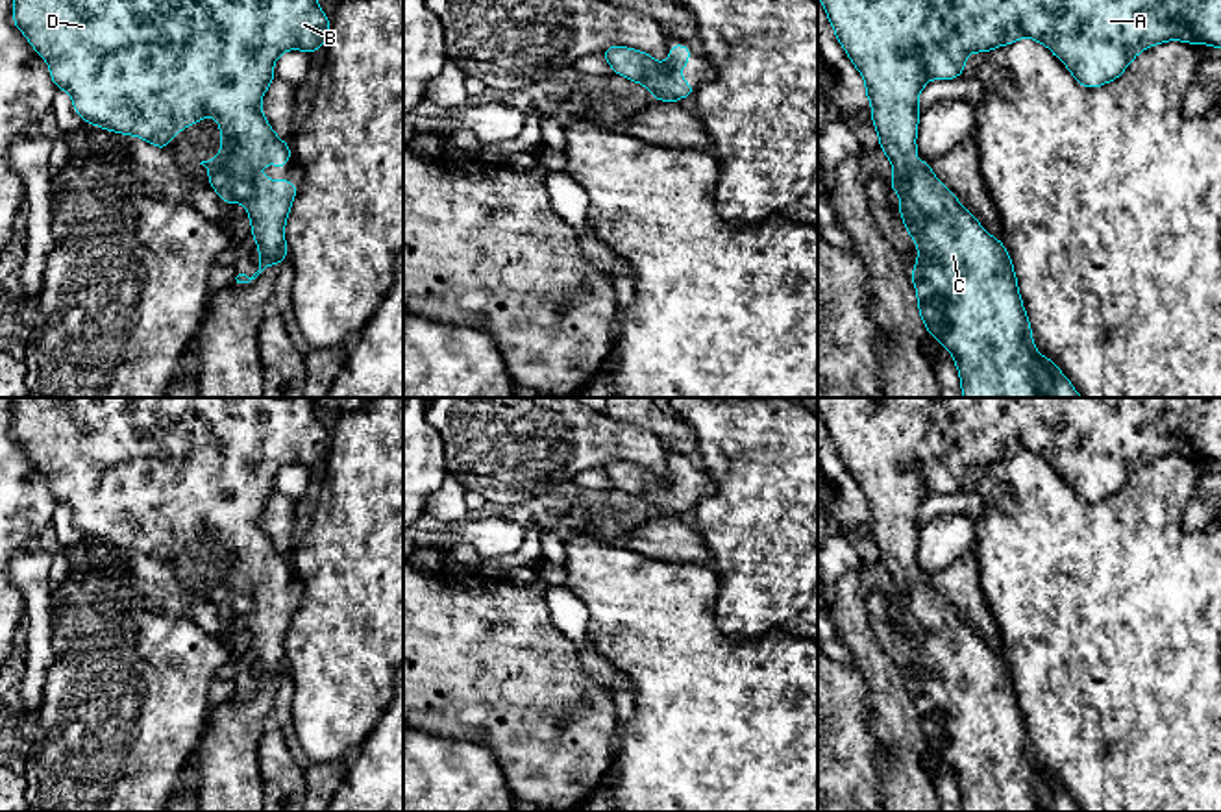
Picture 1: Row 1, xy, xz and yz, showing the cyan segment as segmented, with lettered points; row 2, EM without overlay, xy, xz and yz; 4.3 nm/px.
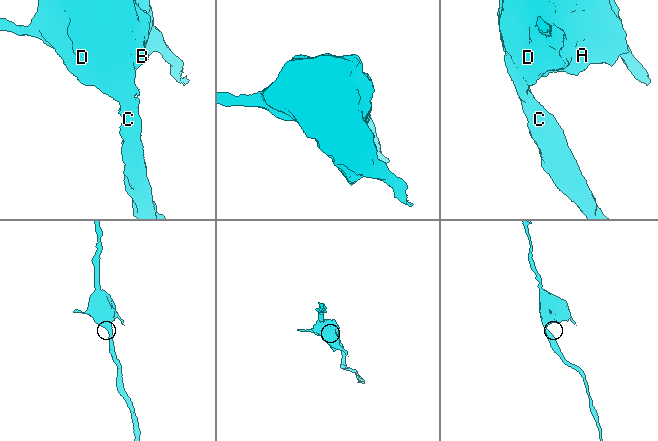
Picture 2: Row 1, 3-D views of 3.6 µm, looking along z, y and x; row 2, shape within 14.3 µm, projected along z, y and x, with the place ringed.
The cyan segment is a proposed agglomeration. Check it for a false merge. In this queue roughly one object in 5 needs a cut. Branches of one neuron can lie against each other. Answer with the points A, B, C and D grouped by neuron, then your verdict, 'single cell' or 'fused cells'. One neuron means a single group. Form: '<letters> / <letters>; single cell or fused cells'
A B C D; single cell

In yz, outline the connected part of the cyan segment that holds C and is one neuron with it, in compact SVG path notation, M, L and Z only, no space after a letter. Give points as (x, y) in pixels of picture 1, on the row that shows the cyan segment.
M821 0L821 6L838 43L864 78L879 146L895 172L886 185L899 194L903 228L908 229L918 246L918 261L910 276L916 287L918 311L931 337L938 338L955 357L962 398L1082 398L1056 363L1036 351L1005 244L992 237L938 181L929 163L916 159L919 92L929 80L962 76L966 57L971 52L988 54L1025 37L1045 44L1080 85L1095 89L1117 80L1140 52L1166 41L1221 48L1221 0Z

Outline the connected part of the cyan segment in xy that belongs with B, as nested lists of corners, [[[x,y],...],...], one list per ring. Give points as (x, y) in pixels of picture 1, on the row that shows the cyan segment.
[[[13,0],[13,24],[24,33],[28,43],[35,48],[48,67],[56,89],[65,89],[72,96],[74,111],[87,122],[102,129],[122,135],[135,135],[157,148],[168,148],[170,139],[187,126],[198,124],[200,118],[213,117],[220,126],[220,155],[216,159],[202,161],[209,170],[209,187],[229,203],[244,203],[246,215],[252,222],[252,237],[259,248],[259,270],[250,277],[246,272],[231,274],[231,279],[244,287],[255,279],[268,265],[279,265],[287,259],[285,222],[296,198],[298,187],[290,179],[274,183],[270,176],[257,176],[266,163],[283,168],[290,159],[290,144],[283,142],[266,122],[261,111],[261,98],[274,81],[274,63],[287,50],[303,50],[313,54],[324,46],[329,37],[329,18],[320,9],[316,0]]]

